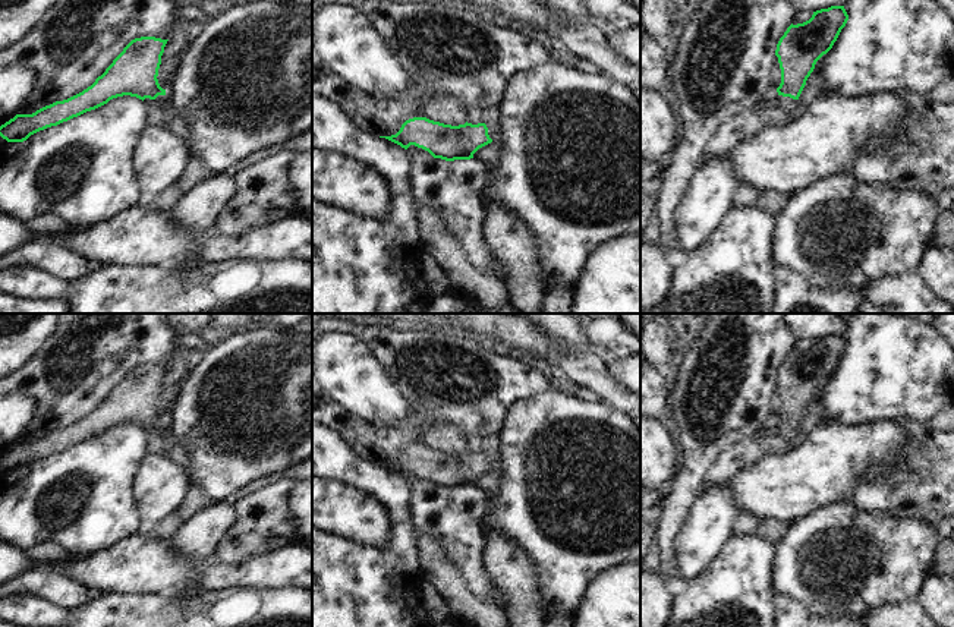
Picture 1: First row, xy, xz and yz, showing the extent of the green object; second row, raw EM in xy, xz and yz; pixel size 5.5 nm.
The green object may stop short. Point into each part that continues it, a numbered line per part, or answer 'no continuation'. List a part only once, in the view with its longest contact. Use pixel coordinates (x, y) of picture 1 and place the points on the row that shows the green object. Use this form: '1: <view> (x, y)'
1: yz (786, 103).

